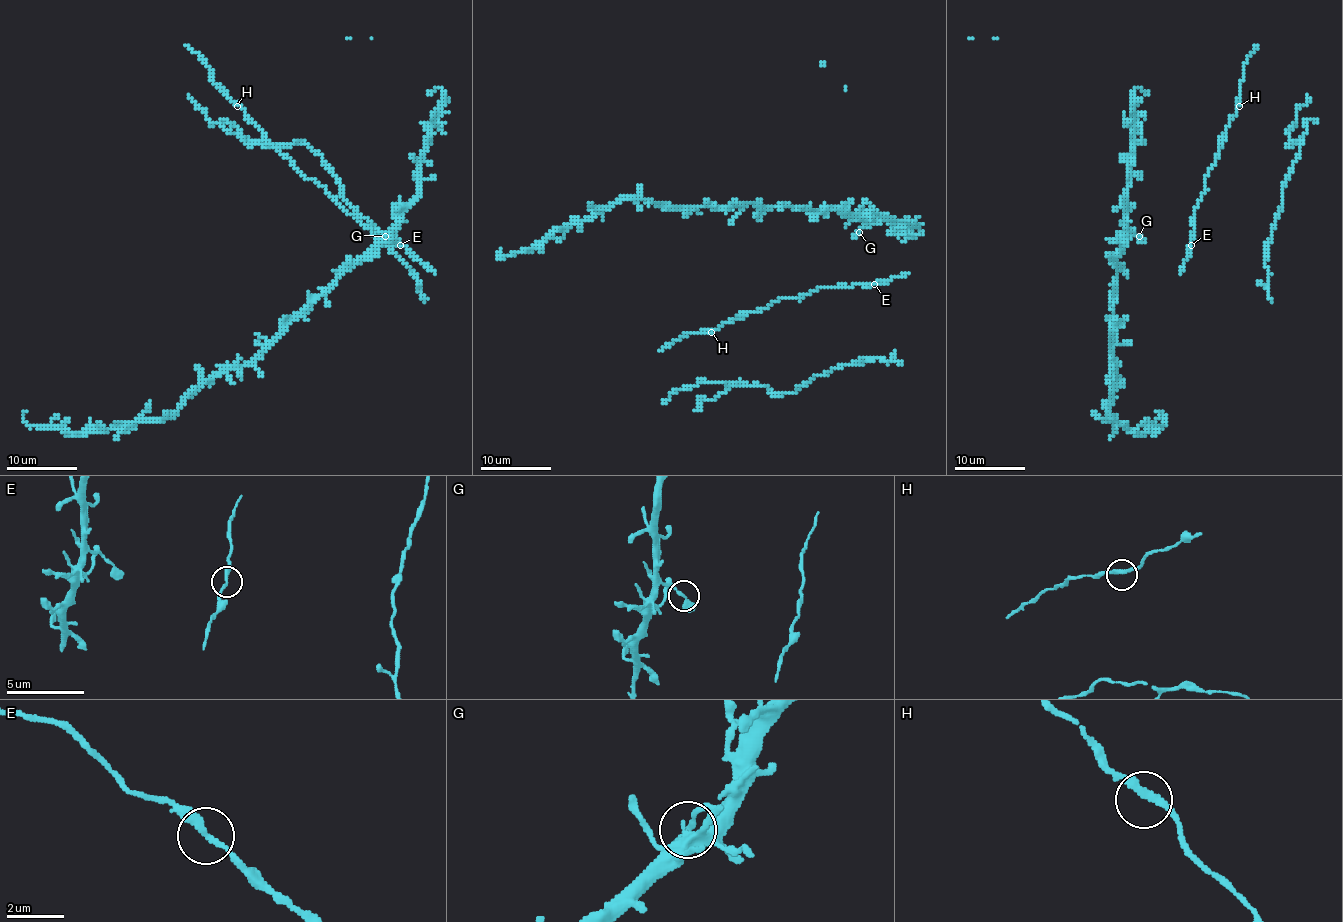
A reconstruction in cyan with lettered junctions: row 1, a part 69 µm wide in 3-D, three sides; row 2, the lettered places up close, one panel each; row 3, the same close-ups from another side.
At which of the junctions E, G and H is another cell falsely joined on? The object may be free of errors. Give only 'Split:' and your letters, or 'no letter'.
Split: no letter

